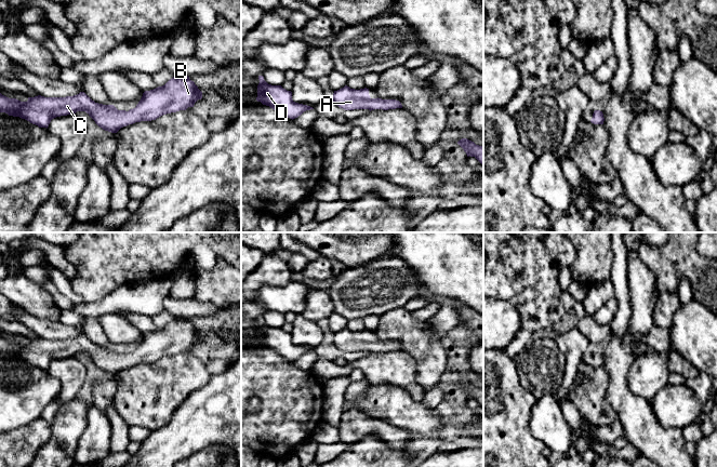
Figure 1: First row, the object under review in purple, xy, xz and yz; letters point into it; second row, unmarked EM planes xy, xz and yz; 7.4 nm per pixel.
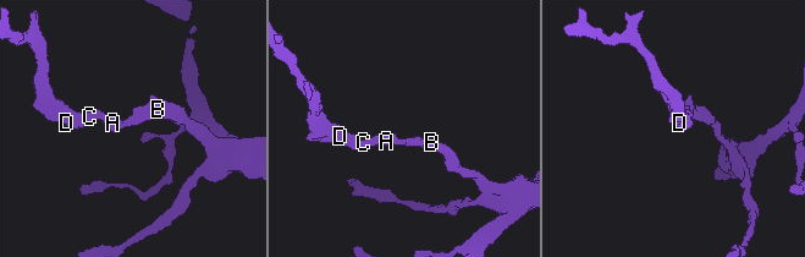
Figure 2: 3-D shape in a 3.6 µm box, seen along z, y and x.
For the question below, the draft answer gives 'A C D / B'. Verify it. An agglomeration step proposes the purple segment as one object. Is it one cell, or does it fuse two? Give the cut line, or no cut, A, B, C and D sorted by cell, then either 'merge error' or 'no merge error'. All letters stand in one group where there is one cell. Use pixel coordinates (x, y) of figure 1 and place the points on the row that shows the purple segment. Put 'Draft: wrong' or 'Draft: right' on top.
Draft: wrong
cut none; groups A B C D; no merge error

